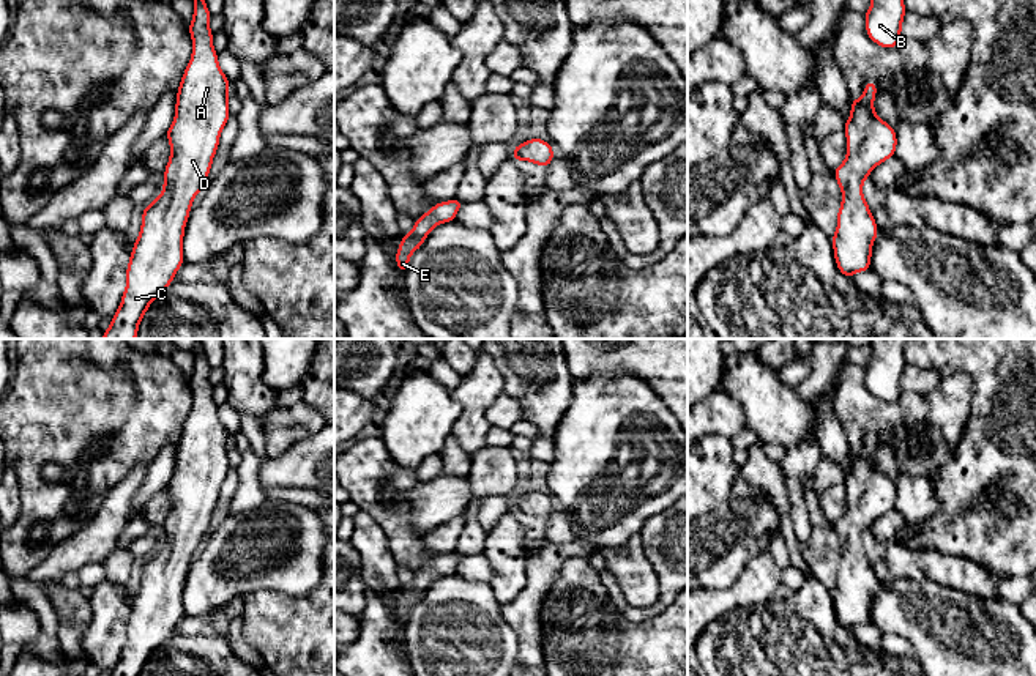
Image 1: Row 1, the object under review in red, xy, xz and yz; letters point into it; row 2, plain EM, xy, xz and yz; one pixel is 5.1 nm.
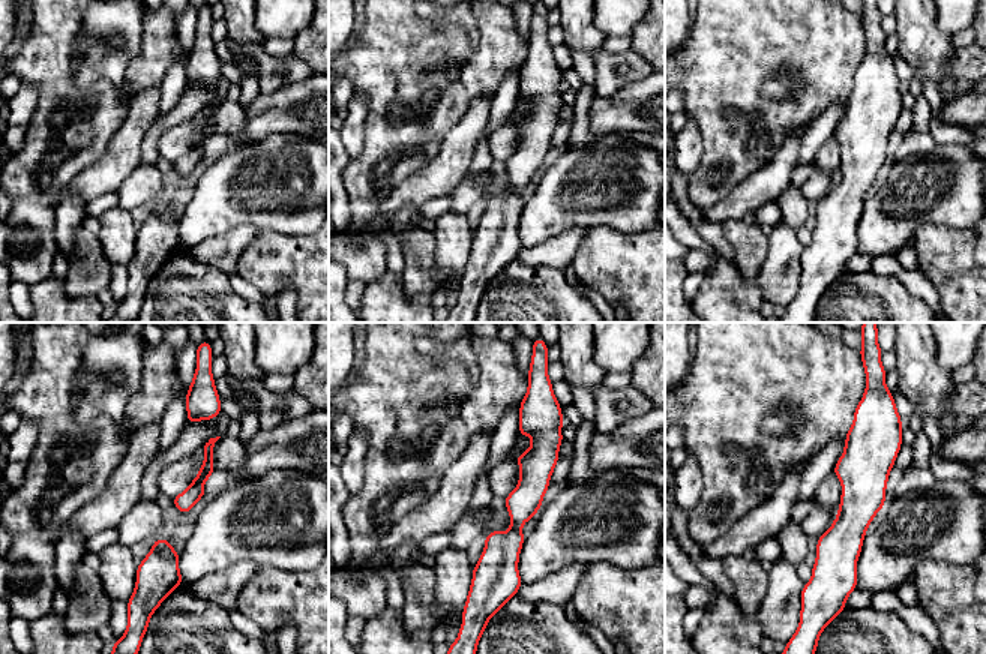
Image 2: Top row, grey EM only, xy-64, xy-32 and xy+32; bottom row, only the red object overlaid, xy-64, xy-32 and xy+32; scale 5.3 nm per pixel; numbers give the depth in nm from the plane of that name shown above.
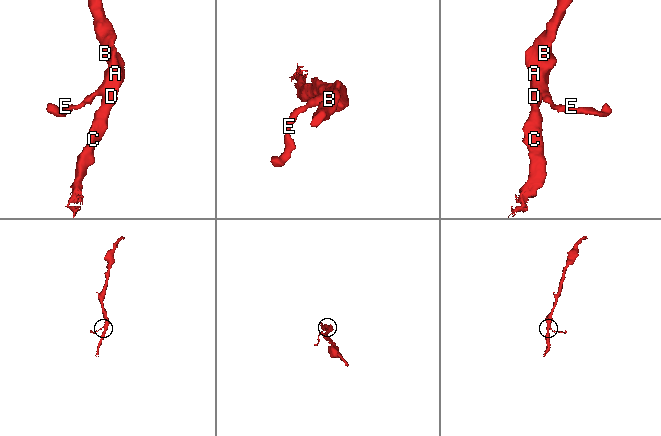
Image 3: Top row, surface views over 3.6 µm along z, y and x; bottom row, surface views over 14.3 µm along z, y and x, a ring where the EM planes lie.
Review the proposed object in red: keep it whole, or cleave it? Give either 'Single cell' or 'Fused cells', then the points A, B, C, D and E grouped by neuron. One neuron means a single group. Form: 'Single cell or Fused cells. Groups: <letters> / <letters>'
Single cell. Groups: A B C D E

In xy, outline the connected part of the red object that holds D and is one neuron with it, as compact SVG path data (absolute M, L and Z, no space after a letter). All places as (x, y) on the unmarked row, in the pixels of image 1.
M200 340L192 358L192 408L177 444L175 471L166 485L170 511L164 522L164 544L142 563L140 585L126 621L126 640L110 676L140 676L184 616L183 589L192 552L208 534L221 485L230 470L230 435L218 416L211 366Z

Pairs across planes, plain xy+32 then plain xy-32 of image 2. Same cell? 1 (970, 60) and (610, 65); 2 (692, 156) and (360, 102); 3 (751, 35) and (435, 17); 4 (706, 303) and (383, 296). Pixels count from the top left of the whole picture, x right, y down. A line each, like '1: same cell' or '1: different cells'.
1: same cell
2: same cell
3: different cells
4: same cell

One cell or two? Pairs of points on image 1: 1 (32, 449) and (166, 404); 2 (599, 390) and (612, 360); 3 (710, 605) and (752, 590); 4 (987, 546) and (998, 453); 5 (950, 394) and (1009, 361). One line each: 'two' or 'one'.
1: one
2: two
3: one
4: one
5: two

